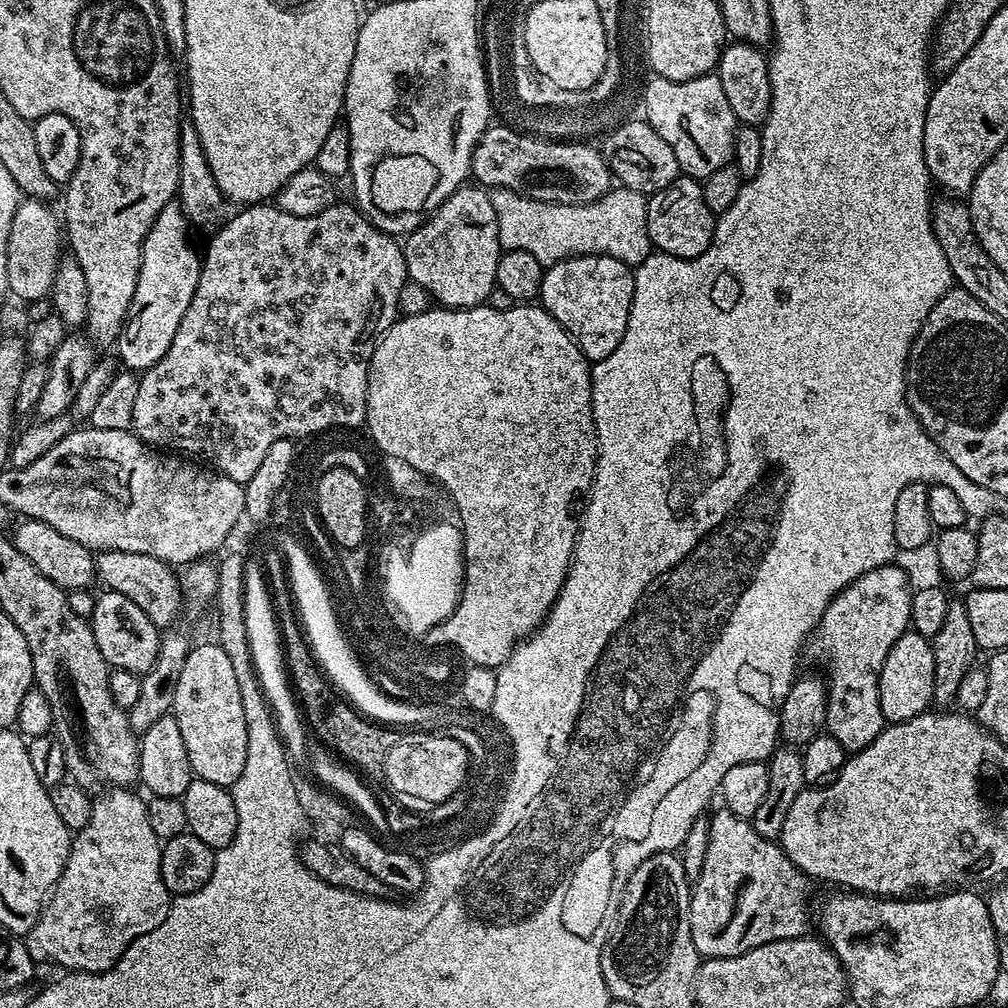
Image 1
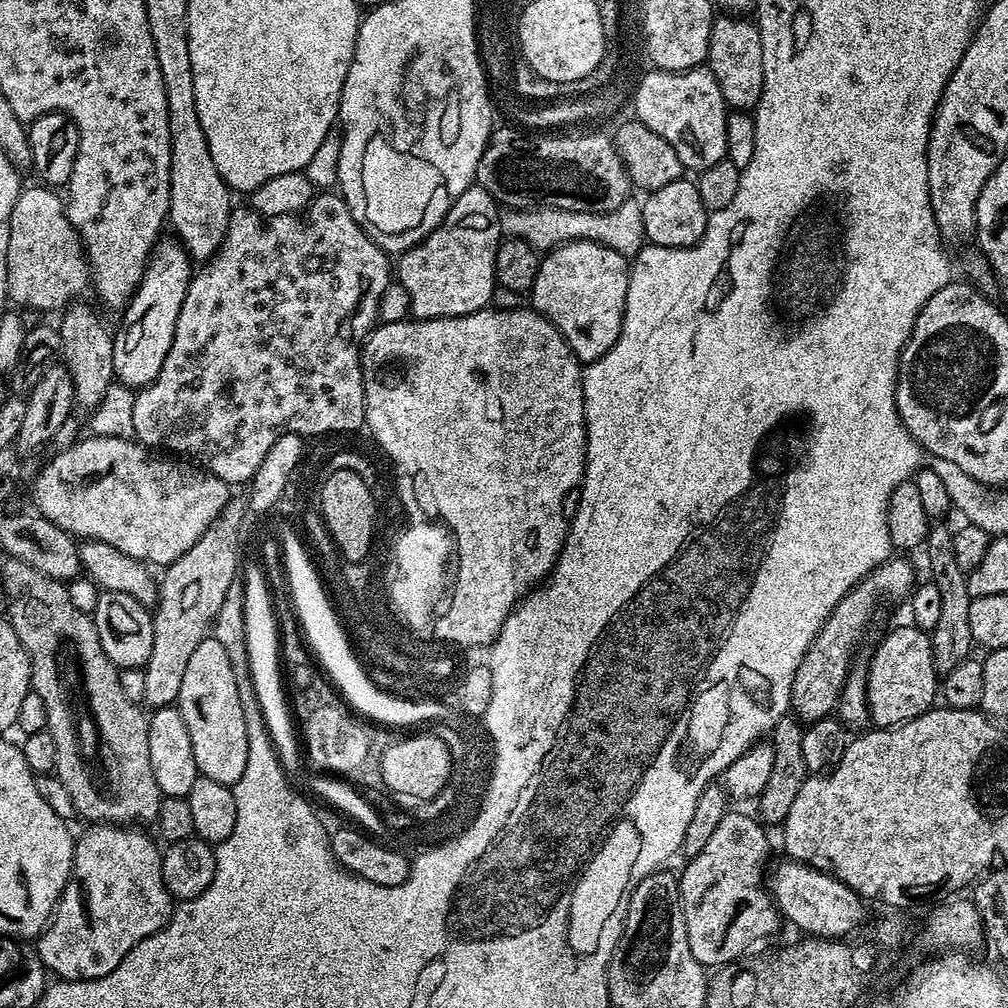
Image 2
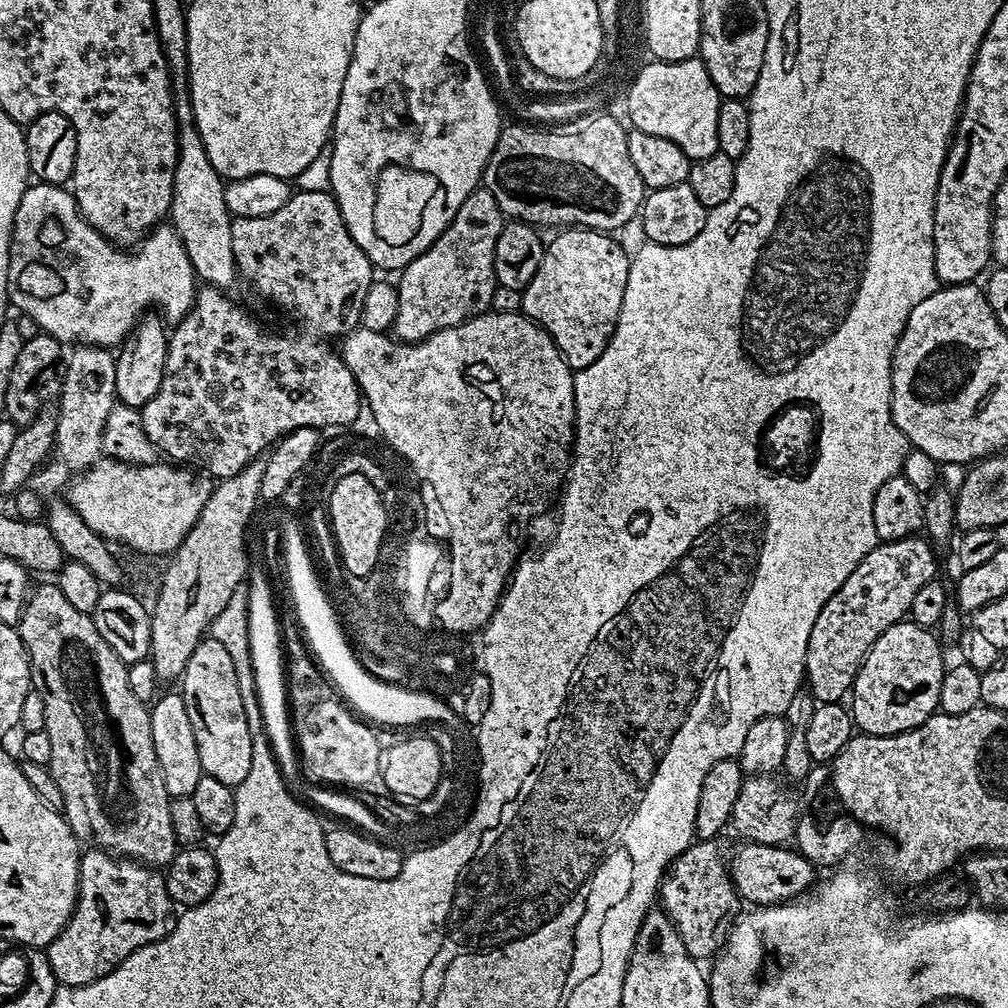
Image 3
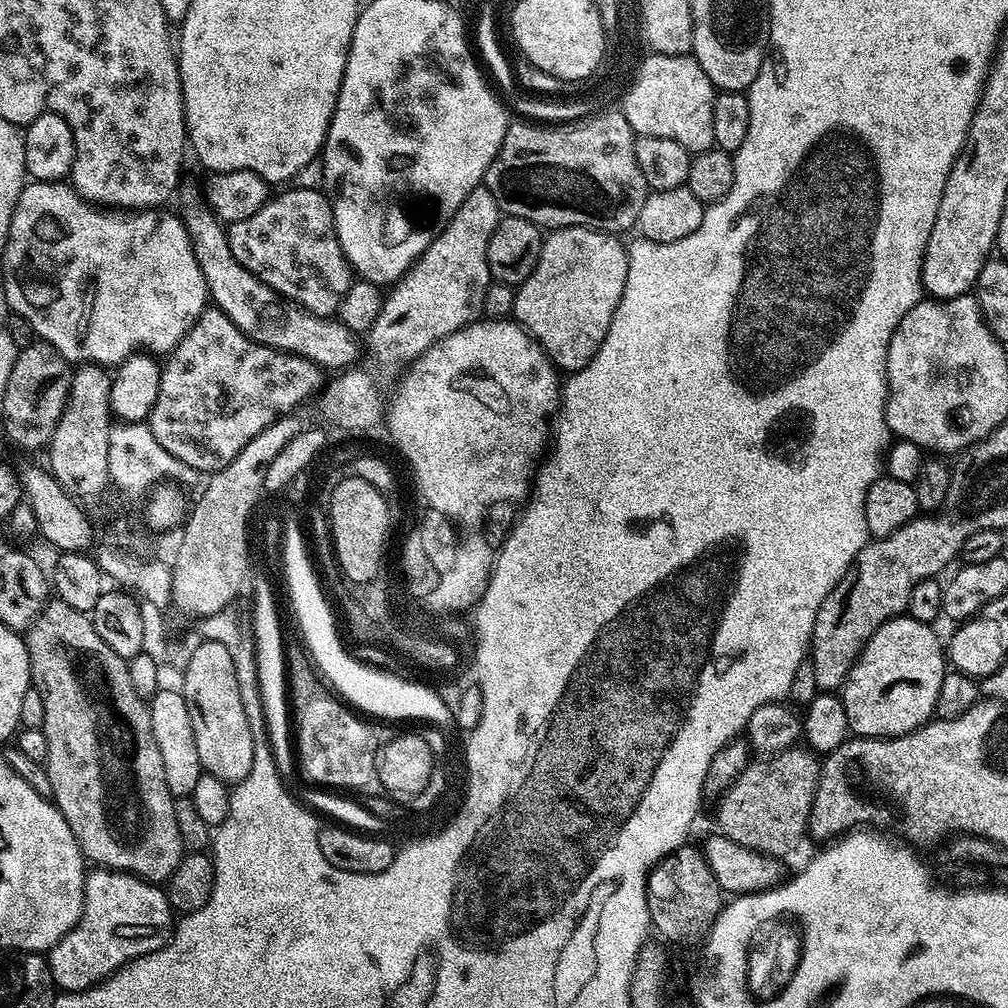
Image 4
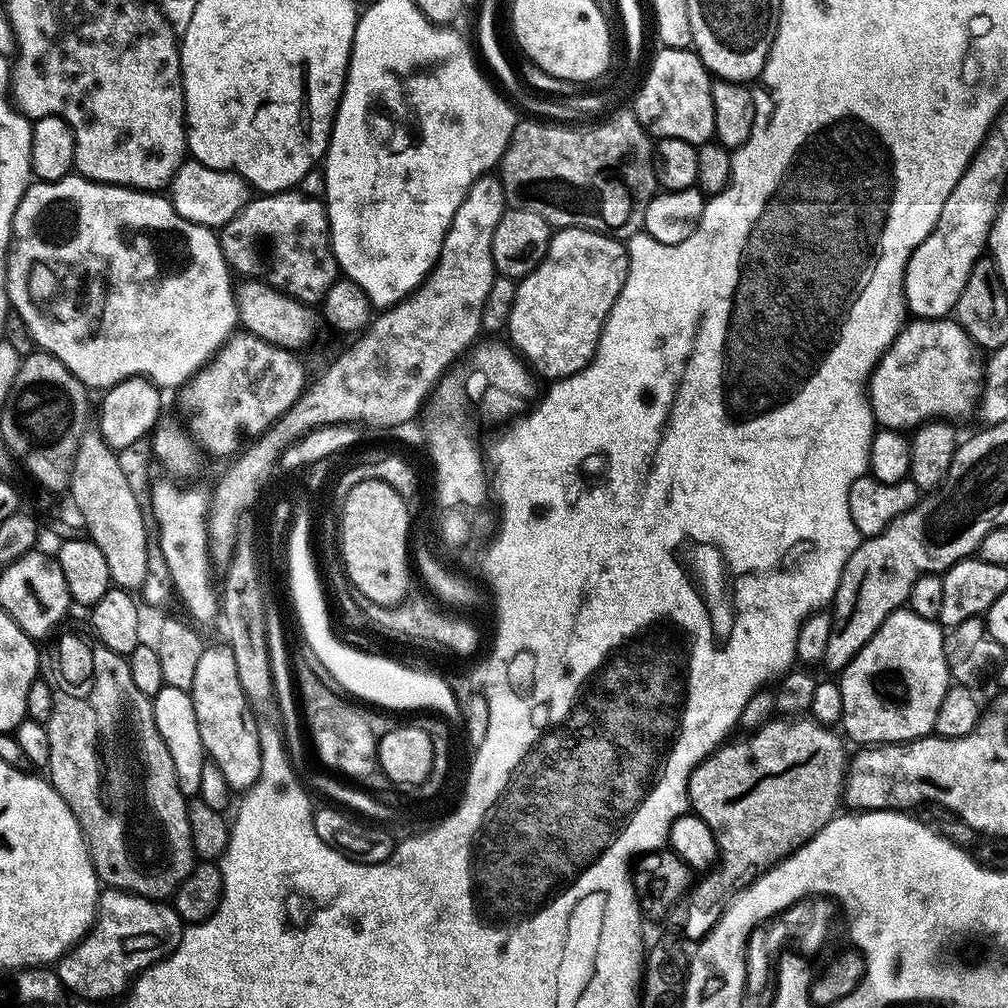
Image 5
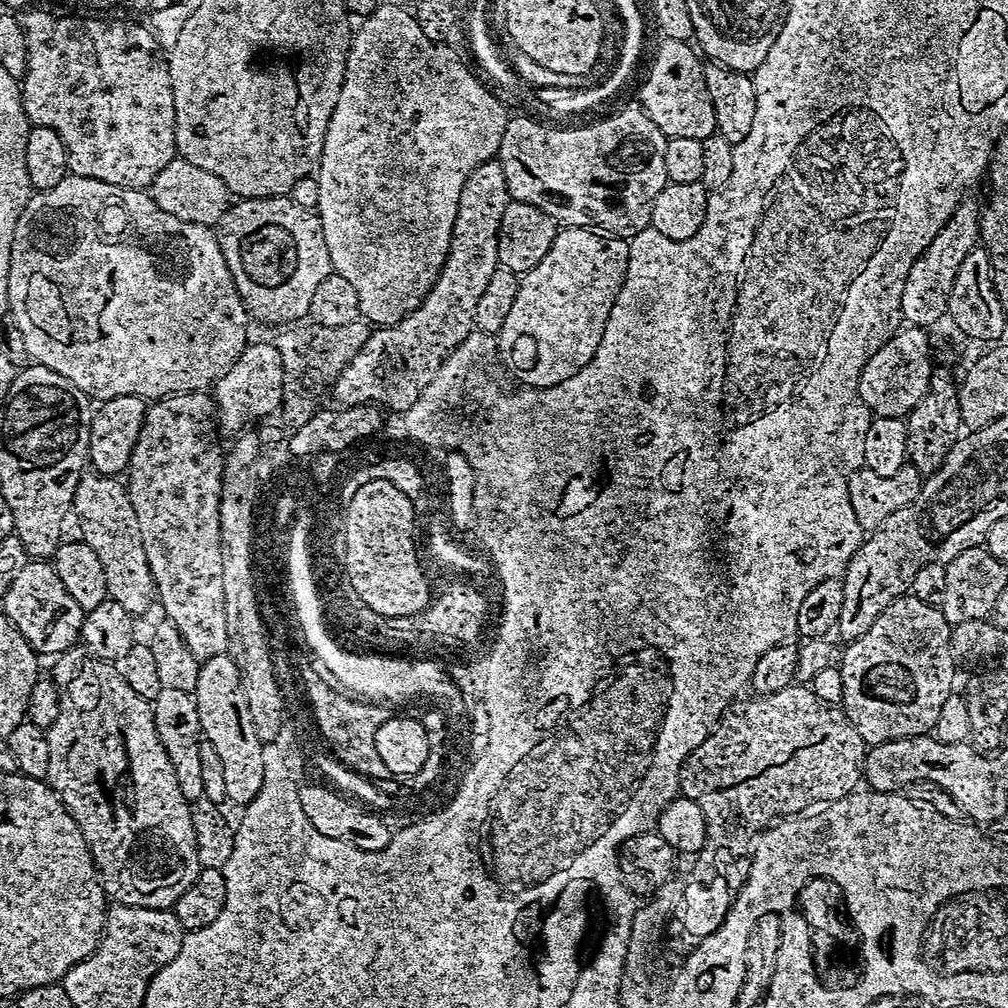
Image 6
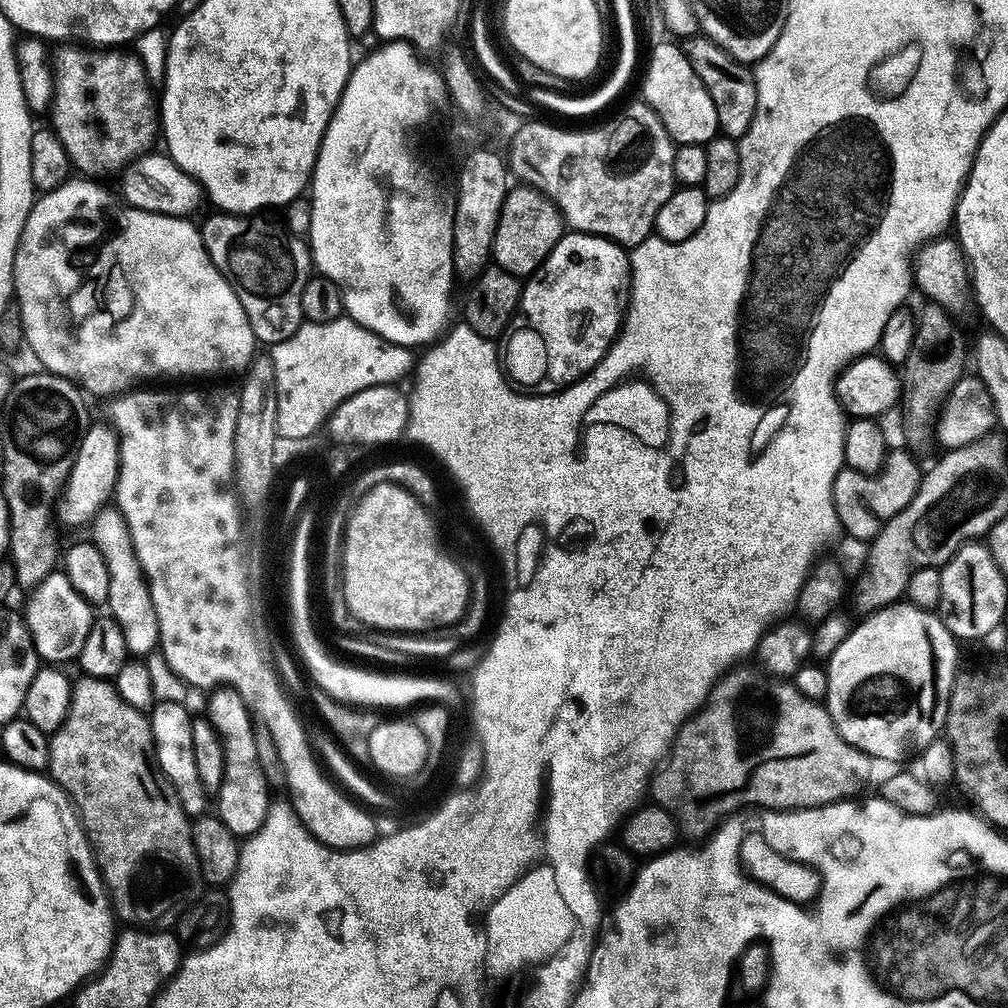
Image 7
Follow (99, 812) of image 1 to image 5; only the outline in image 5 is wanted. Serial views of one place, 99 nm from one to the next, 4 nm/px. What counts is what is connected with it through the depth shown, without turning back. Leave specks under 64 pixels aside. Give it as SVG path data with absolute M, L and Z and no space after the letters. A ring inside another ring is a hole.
M105 887L100 893L96 922L91 932L60 957L54 970L69 993L89 996L98 1000L102 996L116 996L133 983L134 977L158 960L167 958L178 946L185 925L171 903L161 902L151 896L139 896L137 892L125 892L122 888Z

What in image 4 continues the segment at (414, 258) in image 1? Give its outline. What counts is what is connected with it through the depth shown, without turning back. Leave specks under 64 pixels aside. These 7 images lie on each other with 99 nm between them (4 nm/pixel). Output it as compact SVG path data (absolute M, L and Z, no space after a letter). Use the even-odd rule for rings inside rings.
M486 187L470 190L466 202L458 206L458 210L448 219L448 223L432 239L432 245L420 256L419 260L396 281L392 293L384 296L384 305L380 308L374 326L366 334L368 348L372 356L380 364L411 365L419 360L420 355L430 350L442 338L462 330L473 323L483 310L483 299L493 279L490 266L486 262L486 246L490 246L490 234L498 226L502 213L494 194Z

